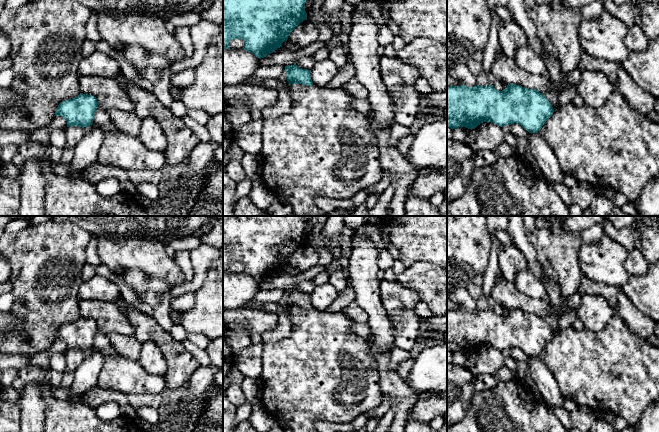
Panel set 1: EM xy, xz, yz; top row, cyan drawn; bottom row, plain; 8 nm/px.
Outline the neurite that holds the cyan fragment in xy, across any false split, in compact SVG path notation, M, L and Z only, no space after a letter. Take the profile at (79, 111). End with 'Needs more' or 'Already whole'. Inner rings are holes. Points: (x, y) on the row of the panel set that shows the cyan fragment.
M80 93L72 99L62 101L56 109L55 116L62 116L67 121L67 127L84 128L93 124L97 107L96 97Z. Already whole

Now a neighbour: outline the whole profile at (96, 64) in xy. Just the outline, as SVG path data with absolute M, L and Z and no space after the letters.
M95 50L87 57L82 57L79 63L80 76L102 76L115 78L120 74L119 64L110 56Z

